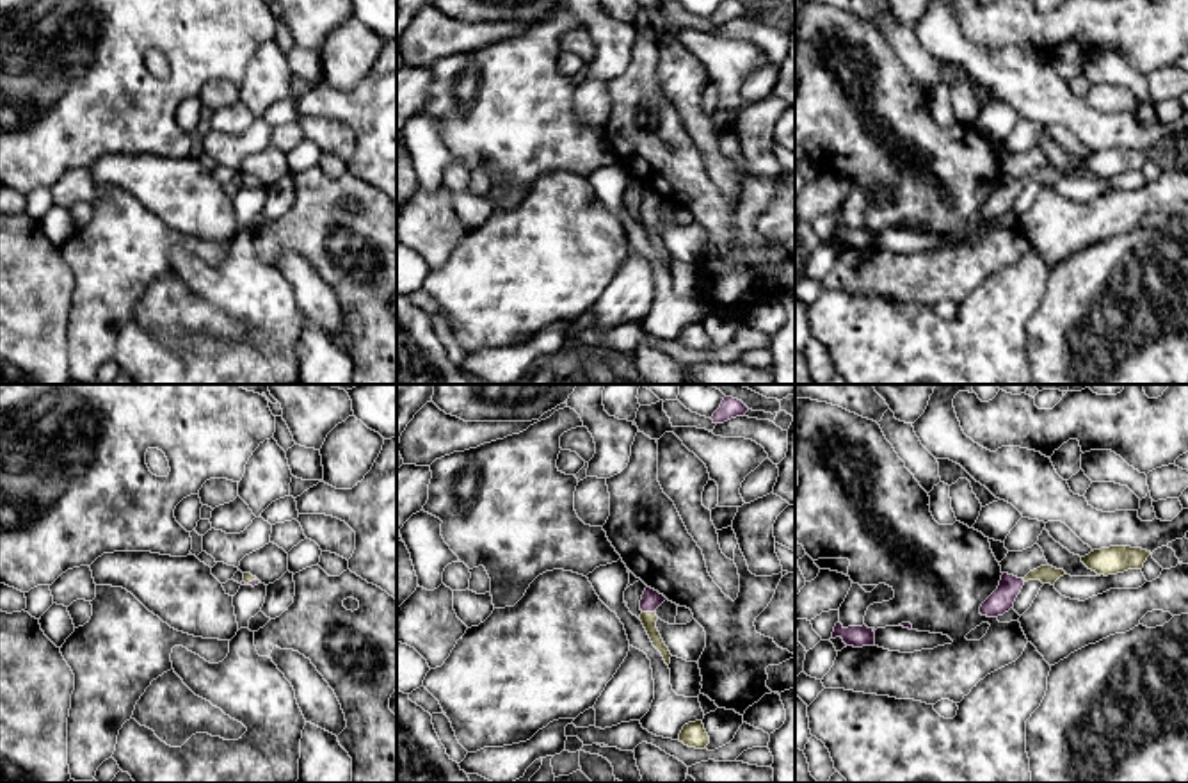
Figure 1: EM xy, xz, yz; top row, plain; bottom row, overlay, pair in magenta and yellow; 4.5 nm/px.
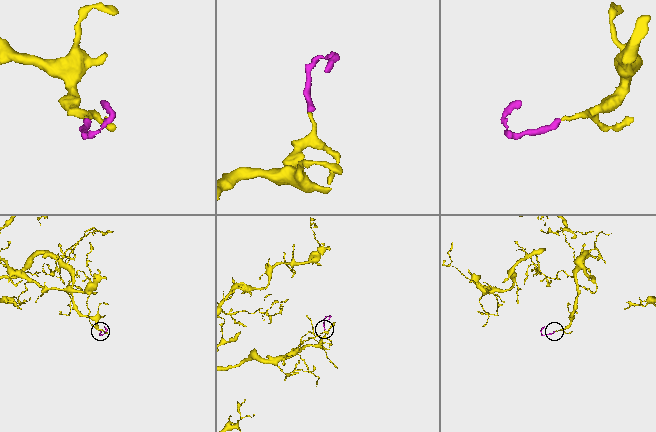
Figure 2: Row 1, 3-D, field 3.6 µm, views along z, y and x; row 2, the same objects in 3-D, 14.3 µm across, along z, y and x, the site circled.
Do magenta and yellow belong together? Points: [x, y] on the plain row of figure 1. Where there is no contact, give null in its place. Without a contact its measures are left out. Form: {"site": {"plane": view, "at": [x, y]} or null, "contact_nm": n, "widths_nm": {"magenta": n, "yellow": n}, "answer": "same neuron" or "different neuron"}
{"site": {"plane": "xz", "at": [650, 212]}, "contact_nm": 60, "widths_nm": {"magenta": 90, "yellow": 70}, "answer": "same neuron"}

